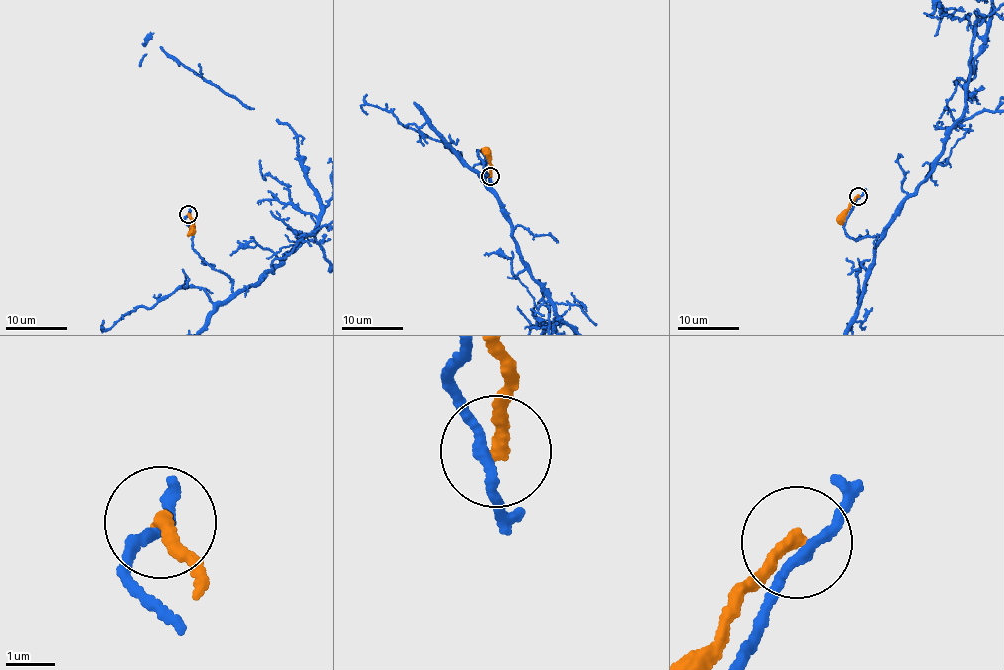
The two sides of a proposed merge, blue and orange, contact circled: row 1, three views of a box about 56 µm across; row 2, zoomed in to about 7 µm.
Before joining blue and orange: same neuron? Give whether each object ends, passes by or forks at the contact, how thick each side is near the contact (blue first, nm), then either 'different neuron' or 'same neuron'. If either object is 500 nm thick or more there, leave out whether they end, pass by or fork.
blue passes by; orange ends; calibres 200 and 260 nm; different neuron

